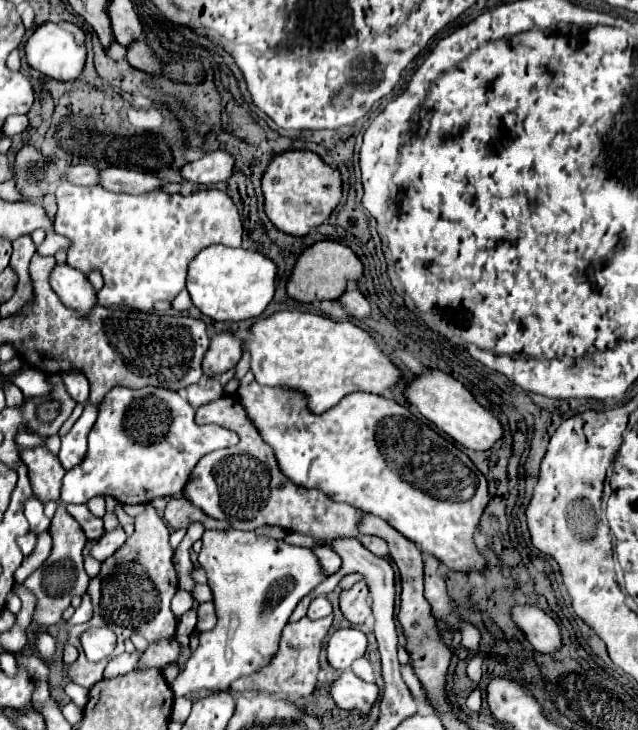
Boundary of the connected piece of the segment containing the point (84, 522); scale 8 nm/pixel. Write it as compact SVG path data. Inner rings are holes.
M68 504L68 512L76 518L76 522L82 526L84 534L88 540L98 540L104 534L104 524L102 518L96 518L90 514L86 504Z

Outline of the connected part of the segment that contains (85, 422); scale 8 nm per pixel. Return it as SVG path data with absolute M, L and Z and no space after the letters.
M86 406L82 416L72 426L72 430L62 438L62 448L58 458L66 470L82 462L86 454L86 436L94 422L96 422L96 406Z

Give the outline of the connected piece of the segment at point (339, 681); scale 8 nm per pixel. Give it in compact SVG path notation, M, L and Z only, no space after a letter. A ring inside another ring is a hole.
M346 670L332 682L330 696L342 710L360 708L364 714L368 714L374 700L378 698L378 686L364 682L354 672Z

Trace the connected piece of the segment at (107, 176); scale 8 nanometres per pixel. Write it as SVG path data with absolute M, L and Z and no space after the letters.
M104 168L100 170L102 188L110 192L126 192L126 194L144 194L152 190L160 190L160 182L144 172L126 170L126 168Z

